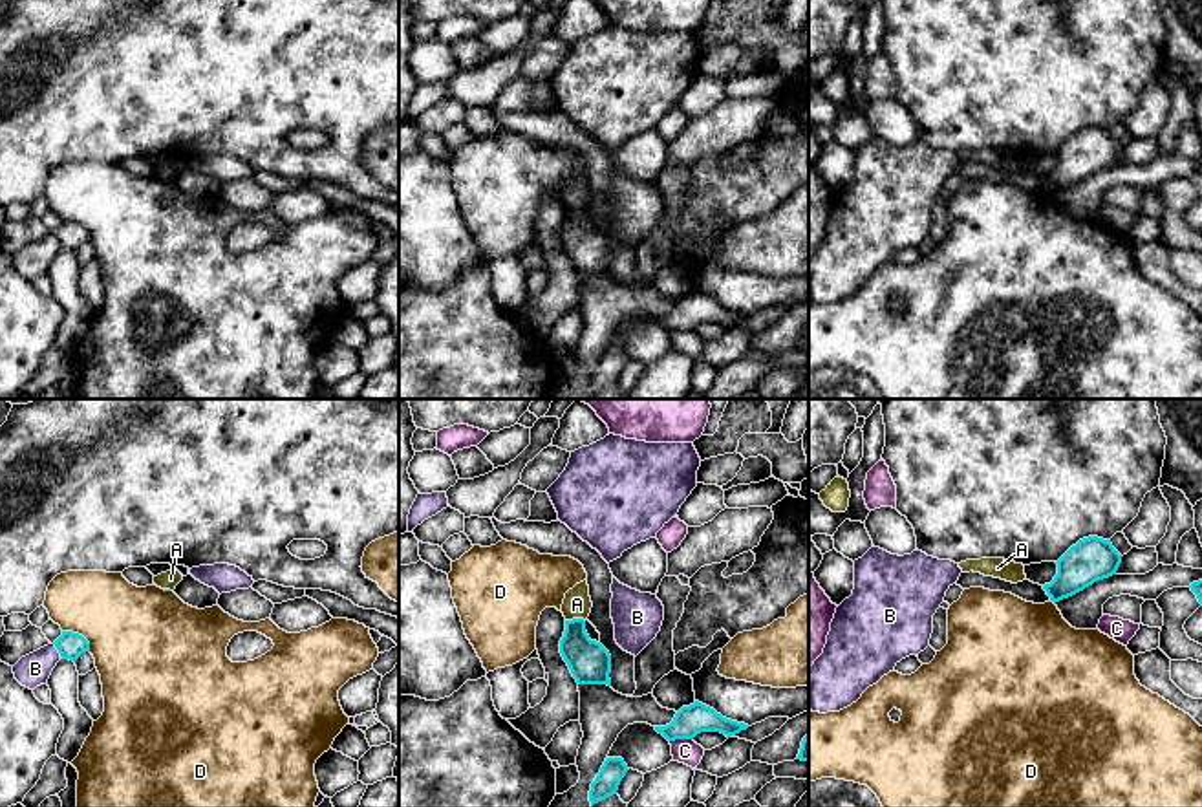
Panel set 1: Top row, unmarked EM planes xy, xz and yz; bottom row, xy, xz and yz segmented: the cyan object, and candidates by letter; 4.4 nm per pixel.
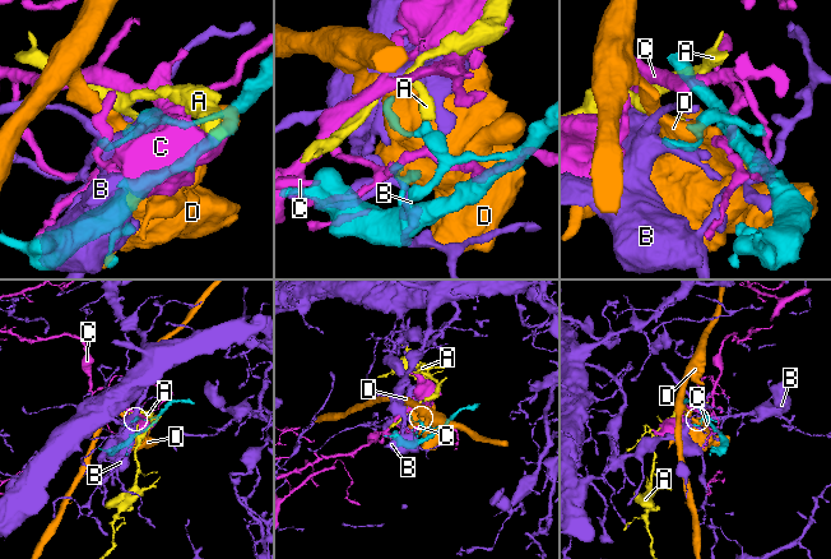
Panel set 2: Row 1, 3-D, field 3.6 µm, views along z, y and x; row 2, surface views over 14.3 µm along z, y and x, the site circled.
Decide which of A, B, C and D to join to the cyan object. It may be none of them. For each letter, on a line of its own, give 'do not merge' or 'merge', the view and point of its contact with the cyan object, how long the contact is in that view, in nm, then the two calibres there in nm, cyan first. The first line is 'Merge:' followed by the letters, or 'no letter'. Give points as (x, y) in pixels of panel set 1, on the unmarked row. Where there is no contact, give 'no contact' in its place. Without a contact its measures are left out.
Merge: no letter
A: do not merge | xz (575, 209) | 90 nm | 190/130 nm
B: do not merge | xy (57, 238) | 70 nm | 120/140 nm
C: do not merge | xz (681, 328) | 110 nm | 140/110 nm
D: do not merge | xy (77, 224) | 160 nm | 120/400 nm

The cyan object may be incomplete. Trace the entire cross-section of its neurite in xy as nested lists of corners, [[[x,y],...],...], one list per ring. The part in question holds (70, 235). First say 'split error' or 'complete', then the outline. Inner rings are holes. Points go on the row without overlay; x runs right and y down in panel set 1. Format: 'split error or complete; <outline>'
complete; [[[62,221],[53,232],[62,249],[77,251],[82,243],[90,242],[90,232],[73,221]]]

